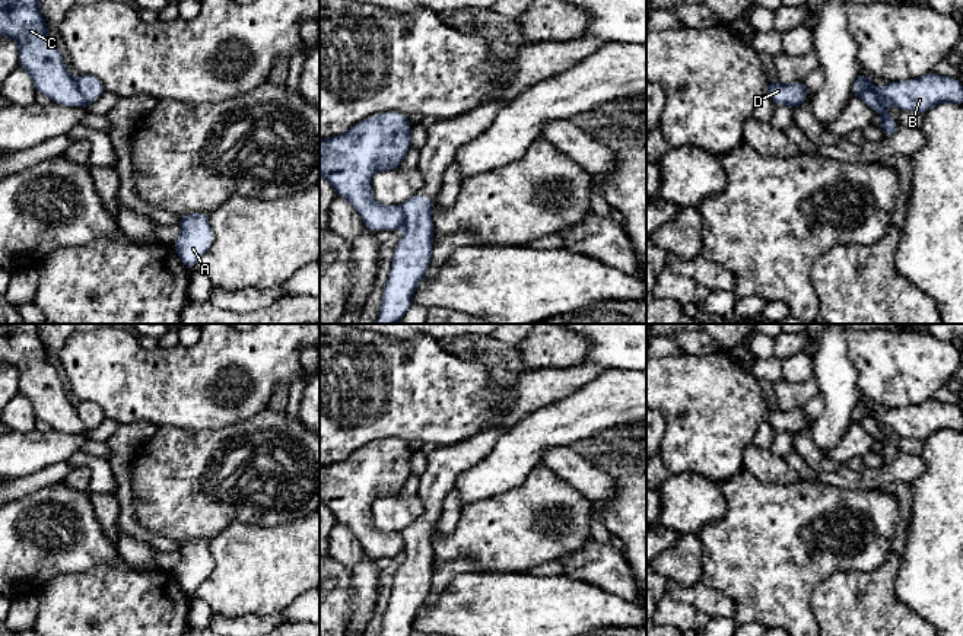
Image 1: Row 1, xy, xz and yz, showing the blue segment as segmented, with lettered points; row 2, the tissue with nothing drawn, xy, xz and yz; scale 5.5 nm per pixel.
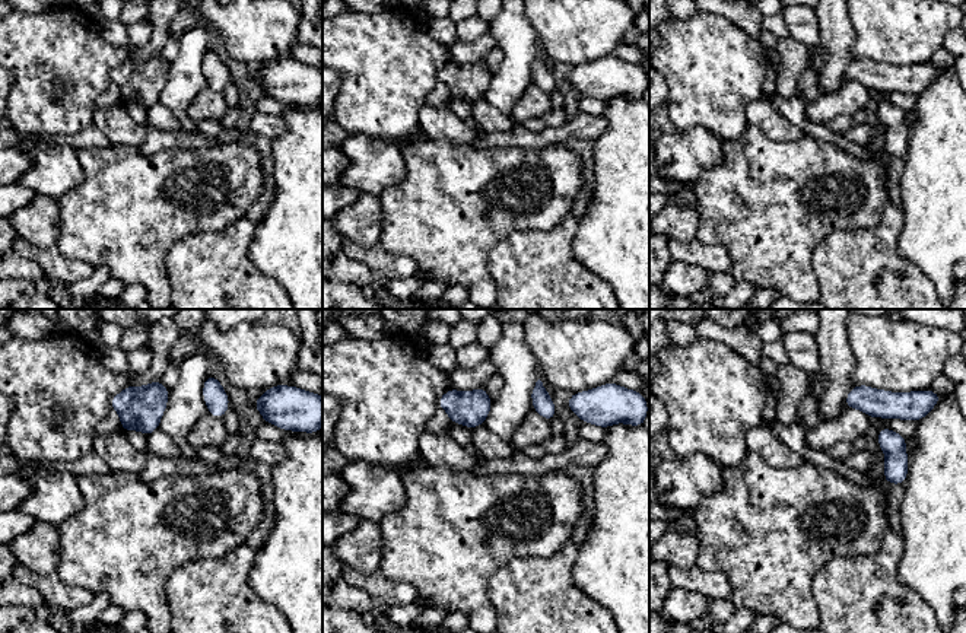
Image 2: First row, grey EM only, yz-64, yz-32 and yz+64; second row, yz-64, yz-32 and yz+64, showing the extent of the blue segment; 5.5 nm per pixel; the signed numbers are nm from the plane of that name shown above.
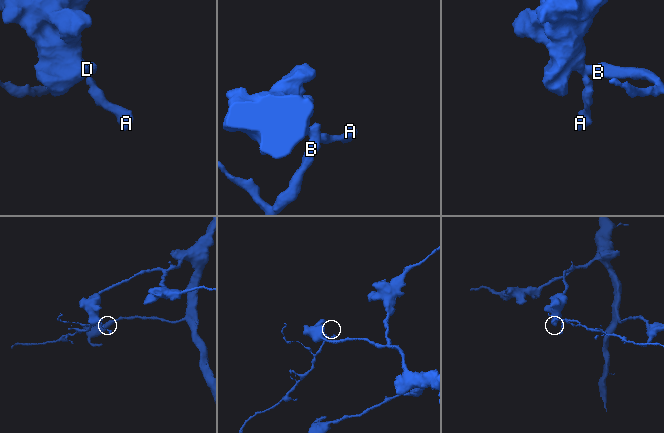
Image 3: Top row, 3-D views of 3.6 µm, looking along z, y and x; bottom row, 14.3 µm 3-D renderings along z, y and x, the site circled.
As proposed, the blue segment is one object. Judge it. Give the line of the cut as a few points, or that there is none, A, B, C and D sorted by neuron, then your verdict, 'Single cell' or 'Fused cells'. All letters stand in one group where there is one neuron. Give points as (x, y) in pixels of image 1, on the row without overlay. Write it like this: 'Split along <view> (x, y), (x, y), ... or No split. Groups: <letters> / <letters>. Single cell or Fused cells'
Split along xy (75, 407), (82, 425), (88, 431). Groups: A C D / B. Fused cells

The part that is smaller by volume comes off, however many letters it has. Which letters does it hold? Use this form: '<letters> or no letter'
B

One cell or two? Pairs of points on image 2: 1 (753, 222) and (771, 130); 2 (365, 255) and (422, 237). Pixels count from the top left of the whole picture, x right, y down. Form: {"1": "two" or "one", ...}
{"1": "two", "2": "two"}

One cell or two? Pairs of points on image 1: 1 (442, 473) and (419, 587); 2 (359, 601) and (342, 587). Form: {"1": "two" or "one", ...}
{"1": "one", "2": "two"}

